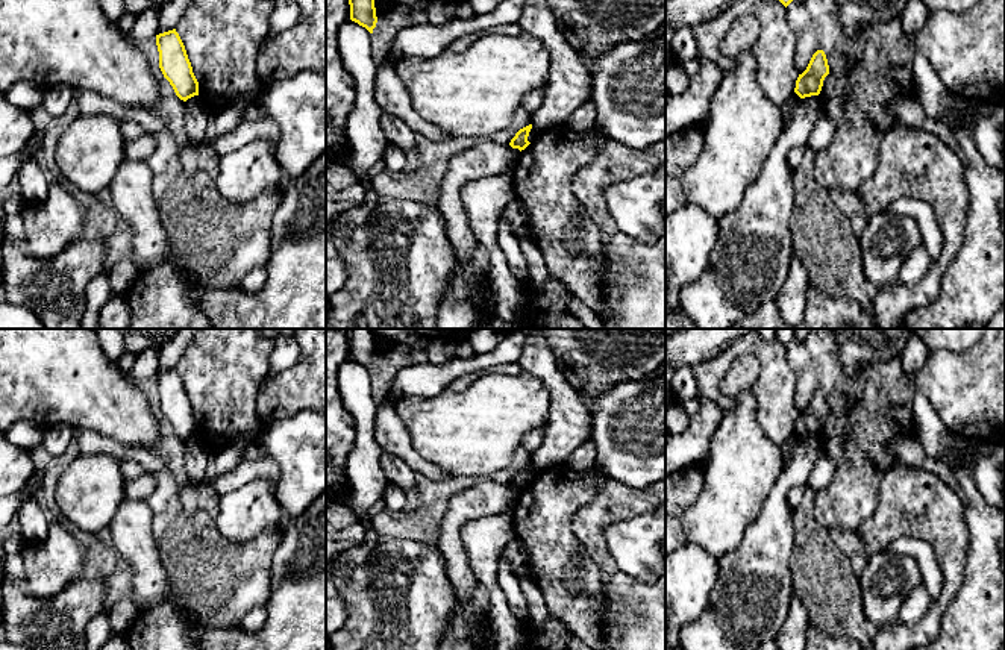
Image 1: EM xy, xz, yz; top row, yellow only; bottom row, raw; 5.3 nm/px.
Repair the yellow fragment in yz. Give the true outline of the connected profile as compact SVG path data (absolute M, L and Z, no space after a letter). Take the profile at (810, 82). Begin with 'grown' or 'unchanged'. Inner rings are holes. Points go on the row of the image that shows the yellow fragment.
unchanged; M817 50L806 70L799 74L796 80L794 92L800 97L819 95L823 86L825 77L829 74L828 59L823 50Z

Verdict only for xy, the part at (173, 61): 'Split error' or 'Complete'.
Complete

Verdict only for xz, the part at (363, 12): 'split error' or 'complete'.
complete

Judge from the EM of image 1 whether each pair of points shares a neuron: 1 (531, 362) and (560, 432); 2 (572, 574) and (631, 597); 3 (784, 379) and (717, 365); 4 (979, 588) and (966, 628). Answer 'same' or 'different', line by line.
1: same
2: different
3: same
4: same

